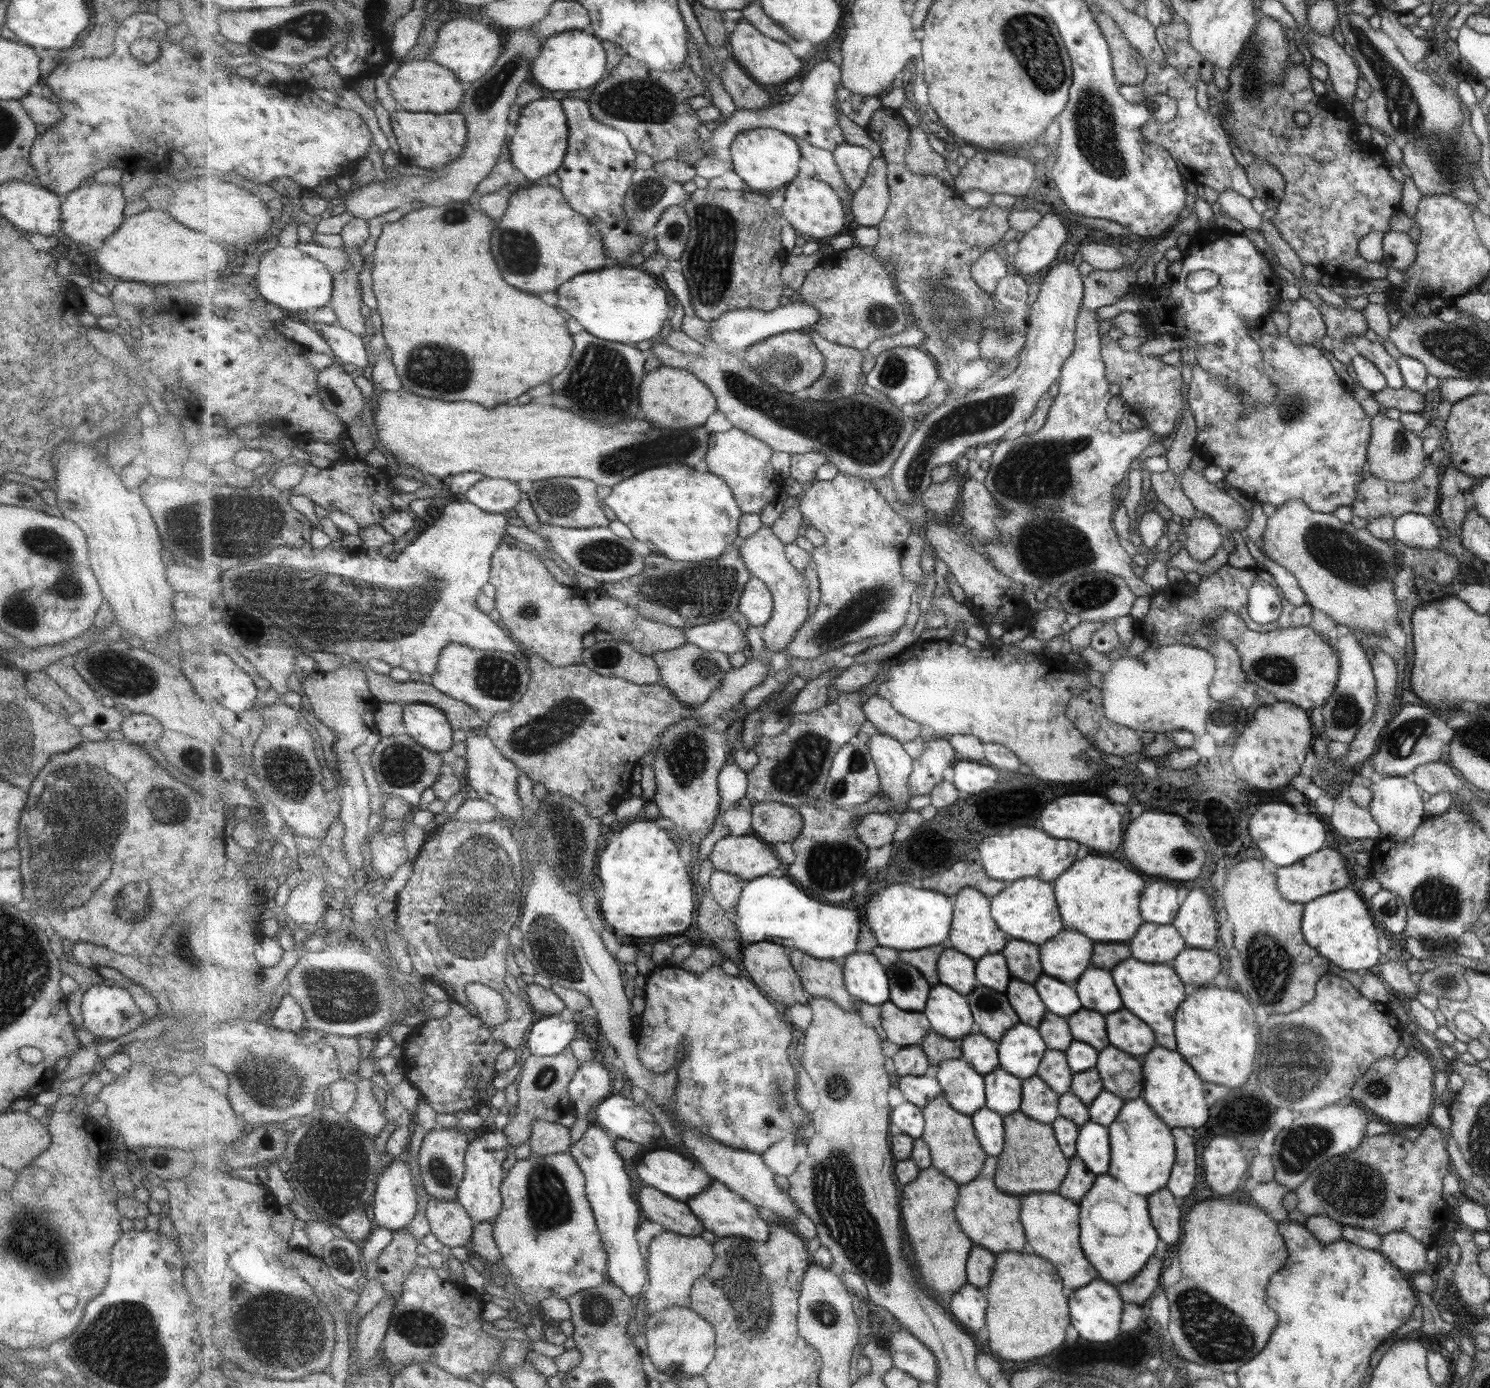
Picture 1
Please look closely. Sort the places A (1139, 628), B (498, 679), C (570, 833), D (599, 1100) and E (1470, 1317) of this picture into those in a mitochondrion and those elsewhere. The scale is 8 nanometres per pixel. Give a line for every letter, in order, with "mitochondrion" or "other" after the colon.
A: other
B: mitochondrion
C: mitochondrion
D: other
E: other

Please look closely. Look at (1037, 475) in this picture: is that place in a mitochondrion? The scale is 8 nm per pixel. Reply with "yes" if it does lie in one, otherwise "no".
yes

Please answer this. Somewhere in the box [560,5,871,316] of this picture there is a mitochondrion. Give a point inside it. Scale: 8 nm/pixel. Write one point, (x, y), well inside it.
(710, 259)

